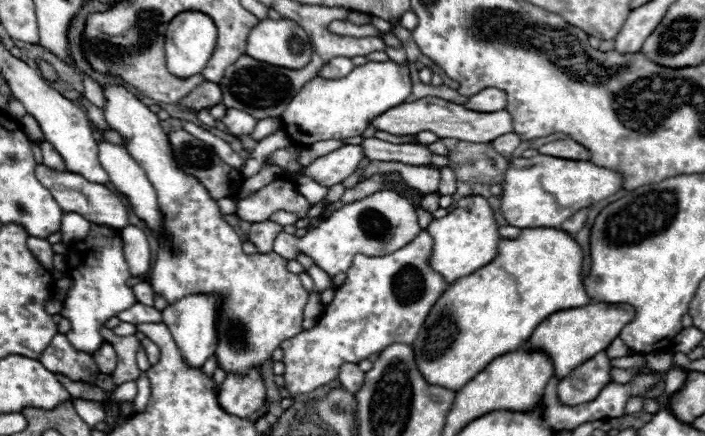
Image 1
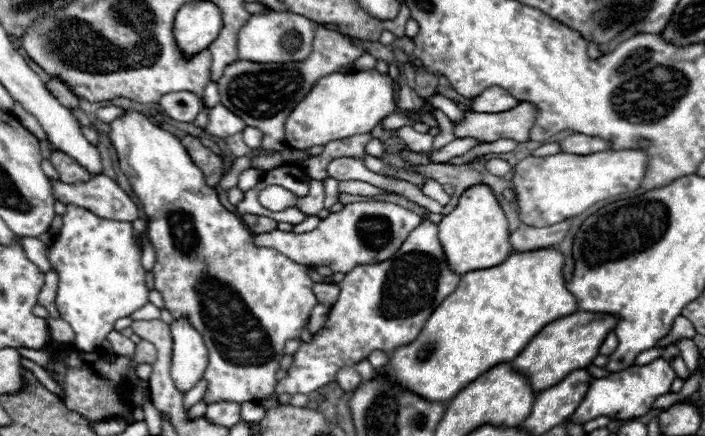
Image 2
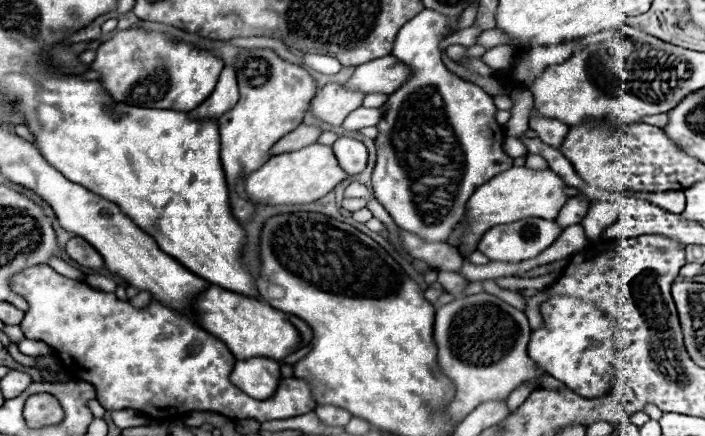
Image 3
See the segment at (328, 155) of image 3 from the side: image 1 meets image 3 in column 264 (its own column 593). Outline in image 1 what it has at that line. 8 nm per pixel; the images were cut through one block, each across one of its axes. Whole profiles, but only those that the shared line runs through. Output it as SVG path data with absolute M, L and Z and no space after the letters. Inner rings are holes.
M544 154L534 158L510 158L504 174L502 214L516 228L556 228L578 210L616 194L622 184L624 176L620 172L592 162Z

